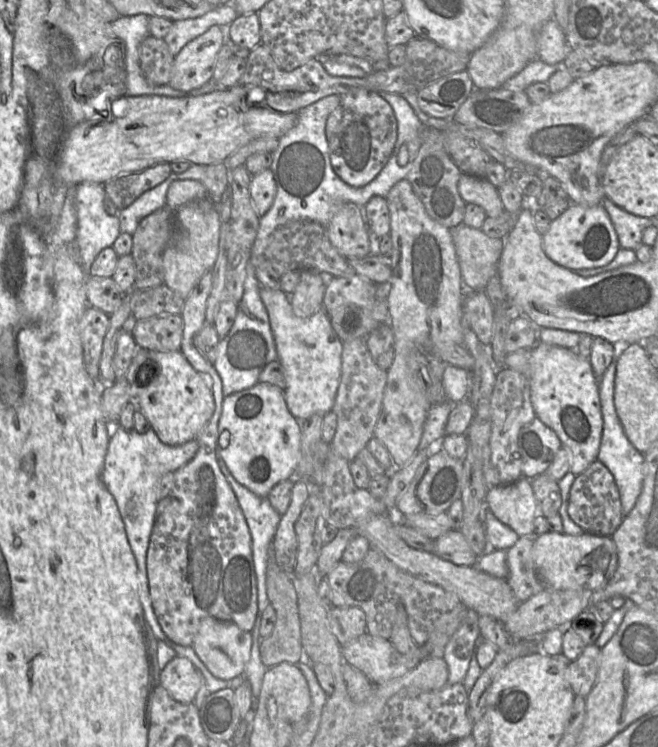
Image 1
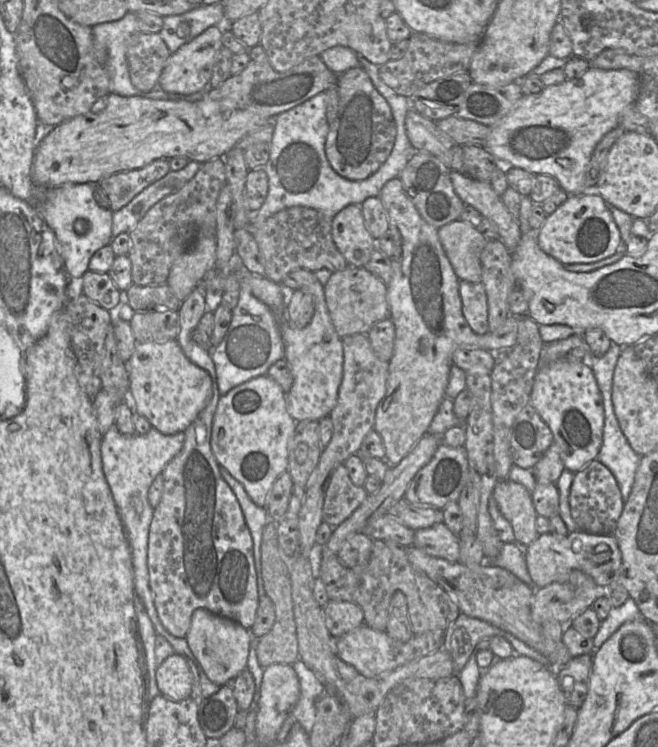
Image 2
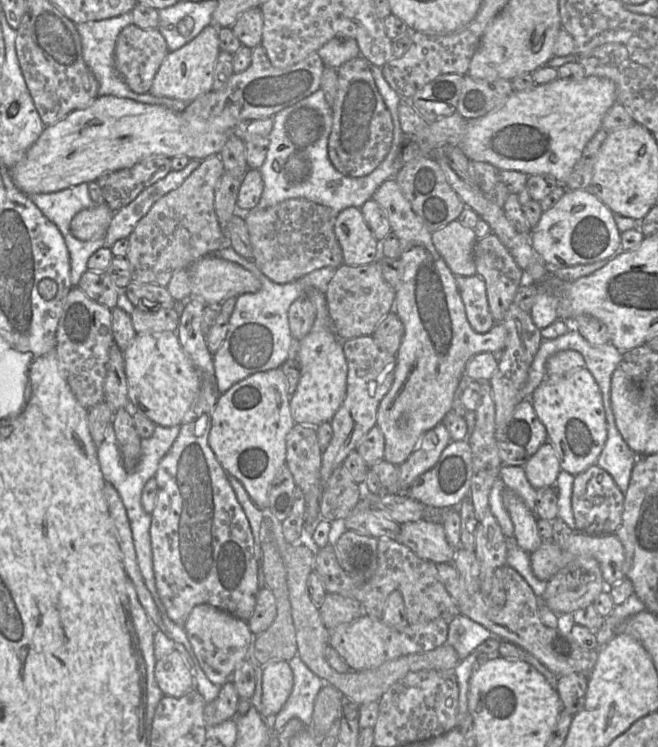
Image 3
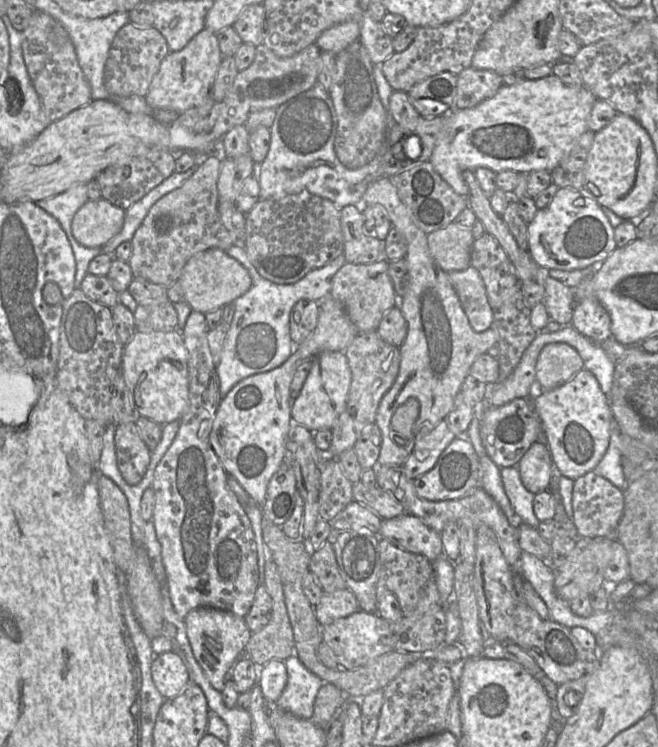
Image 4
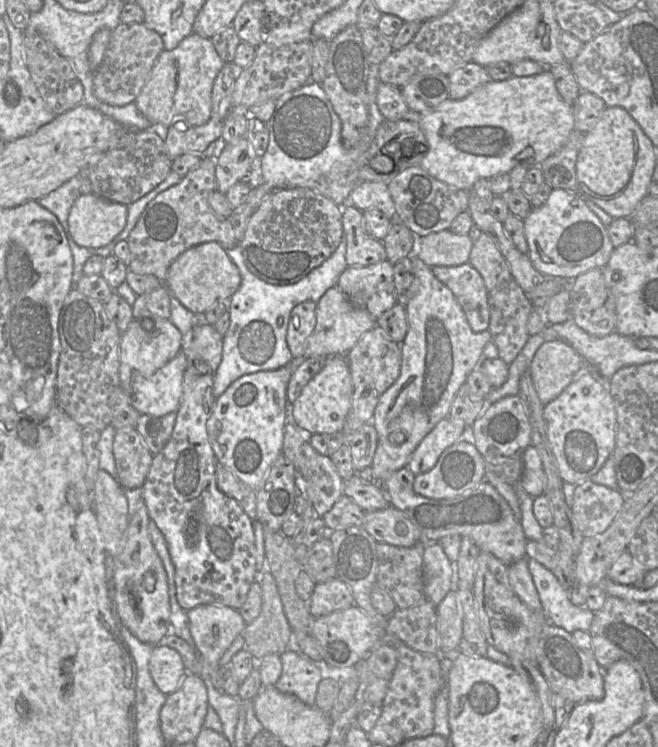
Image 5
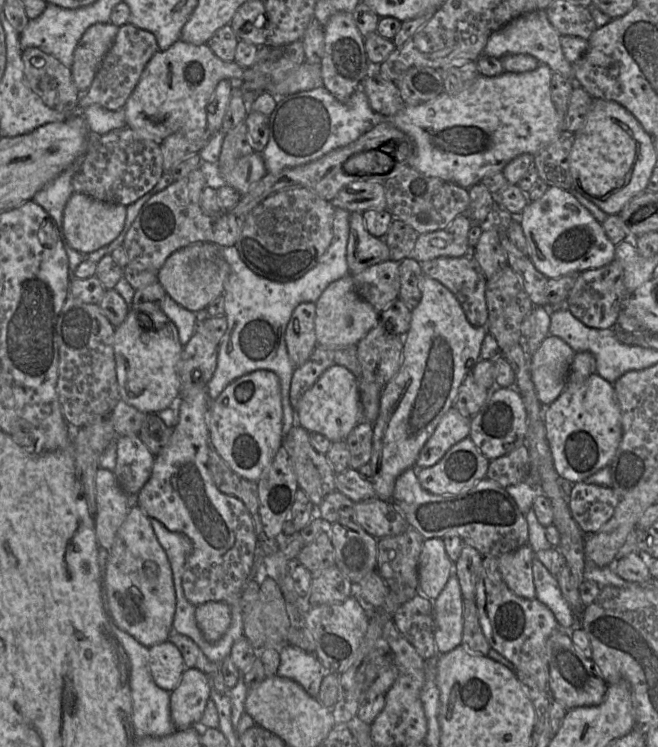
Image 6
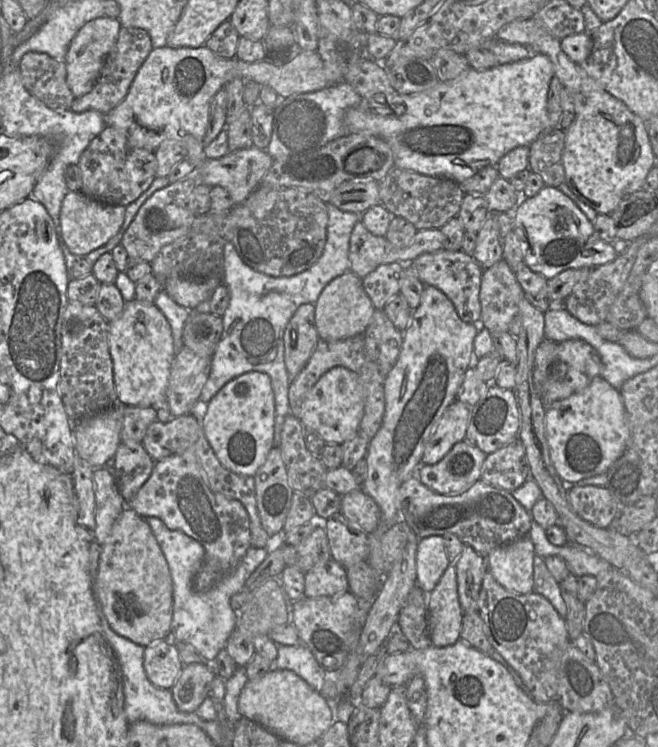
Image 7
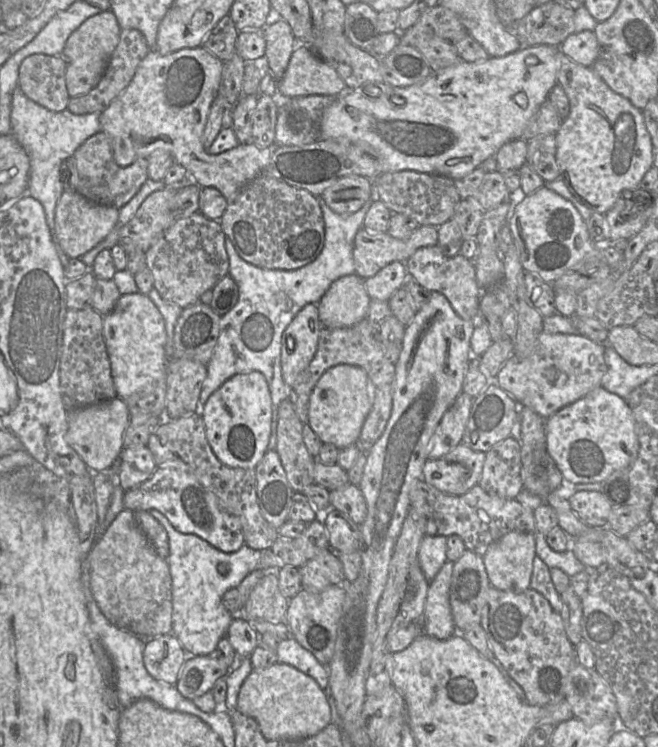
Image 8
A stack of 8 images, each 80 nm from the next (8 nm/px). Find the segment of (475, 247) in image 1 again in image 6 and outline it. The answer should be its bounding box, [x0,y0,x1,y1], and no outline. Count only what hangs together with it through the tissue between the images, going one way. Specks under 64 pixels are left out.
[409,230,469,262]

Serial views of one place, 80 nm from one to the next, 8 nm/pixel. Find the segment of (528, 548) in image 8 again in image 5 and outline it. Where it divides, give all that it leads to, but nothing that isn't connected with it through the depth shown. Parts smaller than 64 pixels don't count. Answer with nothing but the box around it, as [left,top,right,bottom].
[508,557,542,611]

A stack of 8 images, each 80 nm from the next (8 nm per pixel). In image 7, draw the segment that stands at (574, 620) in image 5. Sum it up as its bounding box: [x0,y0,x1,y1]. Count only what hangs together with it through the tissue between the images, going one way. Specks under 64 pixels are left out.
[533,555,567,618]

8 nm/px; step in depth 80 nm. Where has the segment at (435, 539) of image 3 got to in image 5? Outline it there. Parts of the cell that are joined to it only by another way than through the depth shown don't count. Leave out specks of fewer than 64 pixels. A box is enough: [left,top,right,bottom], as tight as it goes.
[363,504,422,547]

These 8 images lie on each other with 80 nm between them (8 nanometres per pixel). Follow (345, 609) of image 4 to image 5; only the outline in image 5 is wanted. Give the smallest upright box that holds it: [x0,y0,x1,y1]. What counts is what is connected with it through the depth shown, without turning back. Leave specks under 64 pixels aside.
[308,577,354,618]

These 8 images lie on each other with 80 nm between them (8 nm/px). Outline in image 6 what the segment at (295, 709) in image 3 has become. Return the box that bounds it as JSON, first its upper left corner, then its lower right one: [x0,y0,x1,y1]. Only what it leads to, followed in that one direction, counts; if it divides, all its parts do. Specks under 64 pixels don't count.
[277,644,327,698]

